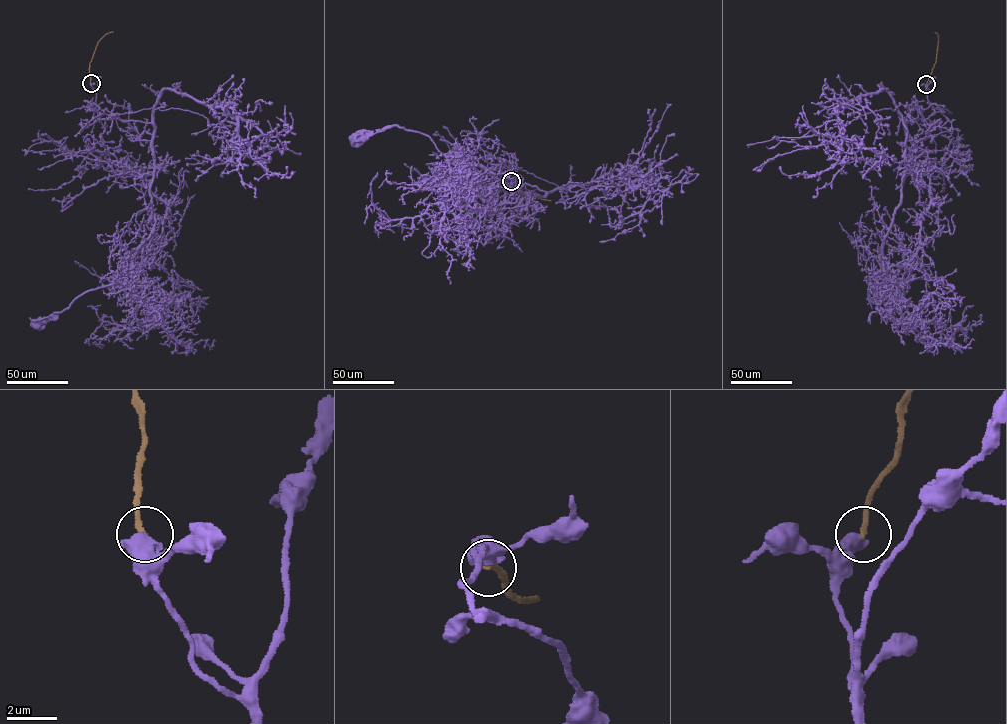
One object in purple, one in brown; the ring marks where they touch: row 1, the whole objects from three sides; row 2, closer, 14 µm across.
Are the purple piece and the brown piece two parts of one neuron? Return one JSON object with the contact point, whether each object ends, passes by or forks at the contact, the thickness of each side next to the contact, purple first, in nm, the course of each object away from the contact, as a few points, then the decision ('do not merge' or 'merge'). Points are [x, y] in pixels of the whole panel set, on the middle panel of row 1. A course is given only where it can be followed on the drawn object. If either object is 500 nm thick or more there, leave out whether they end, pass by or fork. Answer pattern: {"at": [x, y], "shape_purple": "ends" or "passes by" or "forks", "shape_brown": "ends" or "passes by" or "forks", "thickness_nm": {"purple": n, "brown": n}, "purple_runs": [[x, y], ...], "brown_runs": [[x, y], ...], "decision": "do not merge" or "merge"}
{"at": [511, 181], "thickness_nm": {"purple": 700, "brown": 220}, "purple_runs": [[511, 182], [498, 191], [527, 183], [546, 193], [505, 189], [485, 169], [397, 125], [355, 137]], "brown_runs": [[512, 181], [522, 191], [551, 201]], "decision": "do not merge"}

